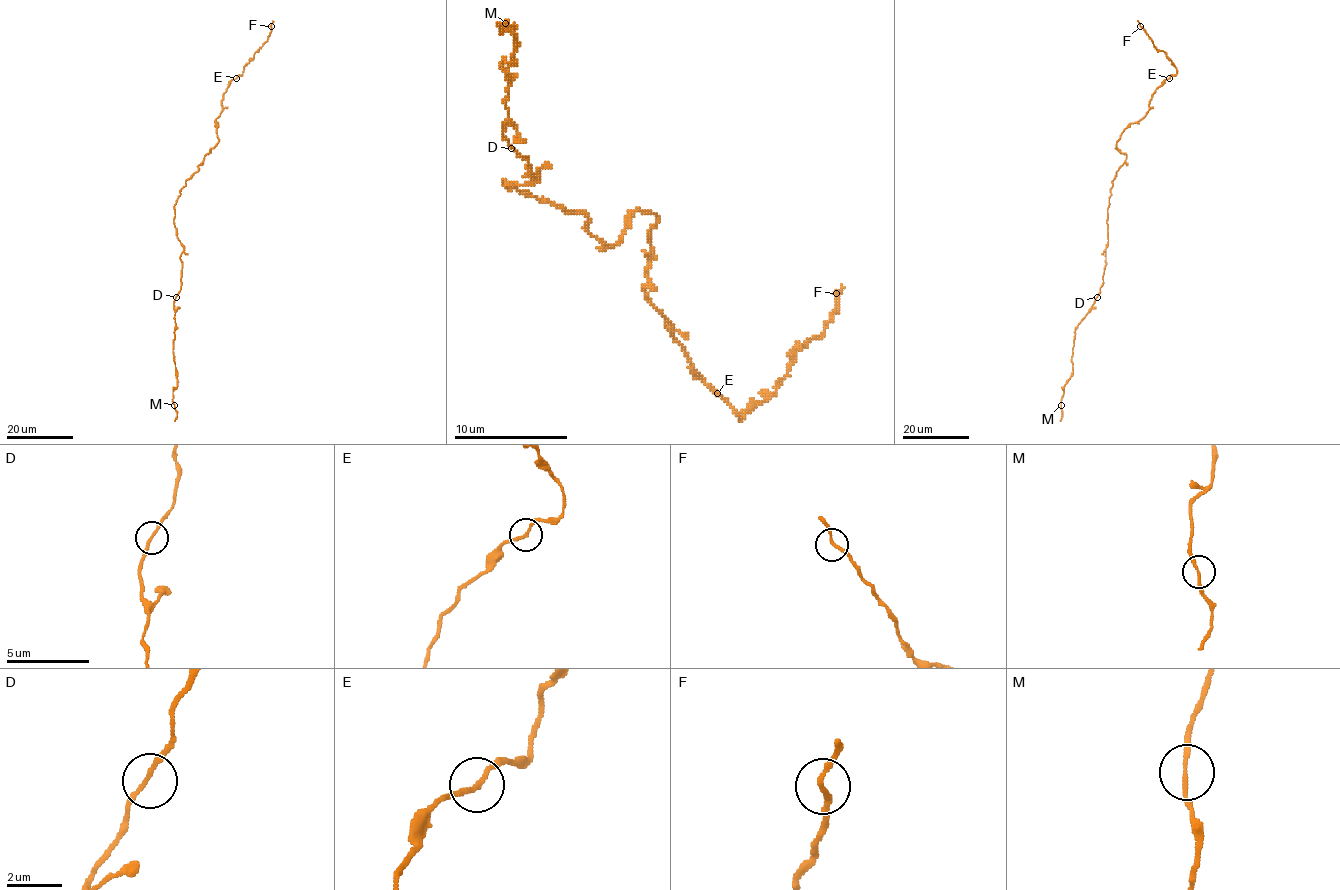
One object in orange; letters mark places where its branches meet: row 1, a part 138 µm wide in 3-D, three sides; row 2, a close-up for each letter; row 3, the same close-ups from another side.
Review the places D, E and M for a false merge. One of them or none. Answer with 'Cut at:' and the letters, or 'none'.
Cut at: E

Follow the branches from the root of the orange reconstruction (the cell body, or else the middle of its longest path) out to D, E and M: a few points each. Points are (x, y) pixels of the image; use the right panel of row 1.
D: (1111, 193), (1106, 266), (1097, 297)
E: (1111, 193), (1116, 173), (1126, 158), (1116, 148), (1121, 134), (1145, 116), (1151, 94), (1169, 78)
M: (1111, 193), (1103, 283), (1095, 302), (1075, 331), (1073, 374), (1064, 387), (1061, 405)

